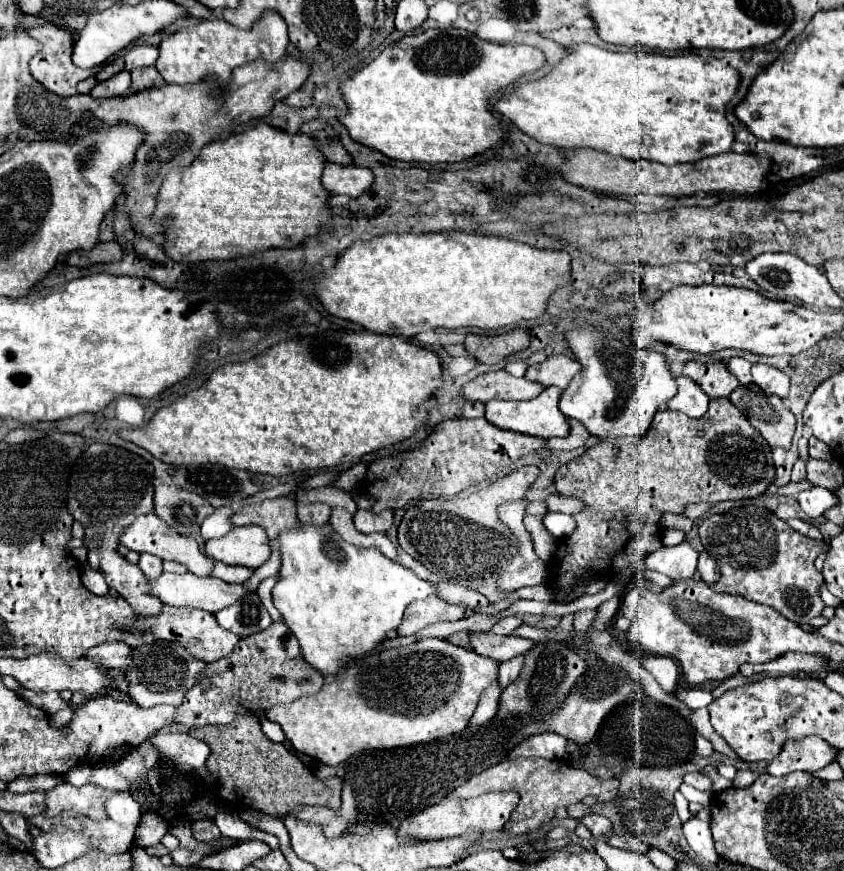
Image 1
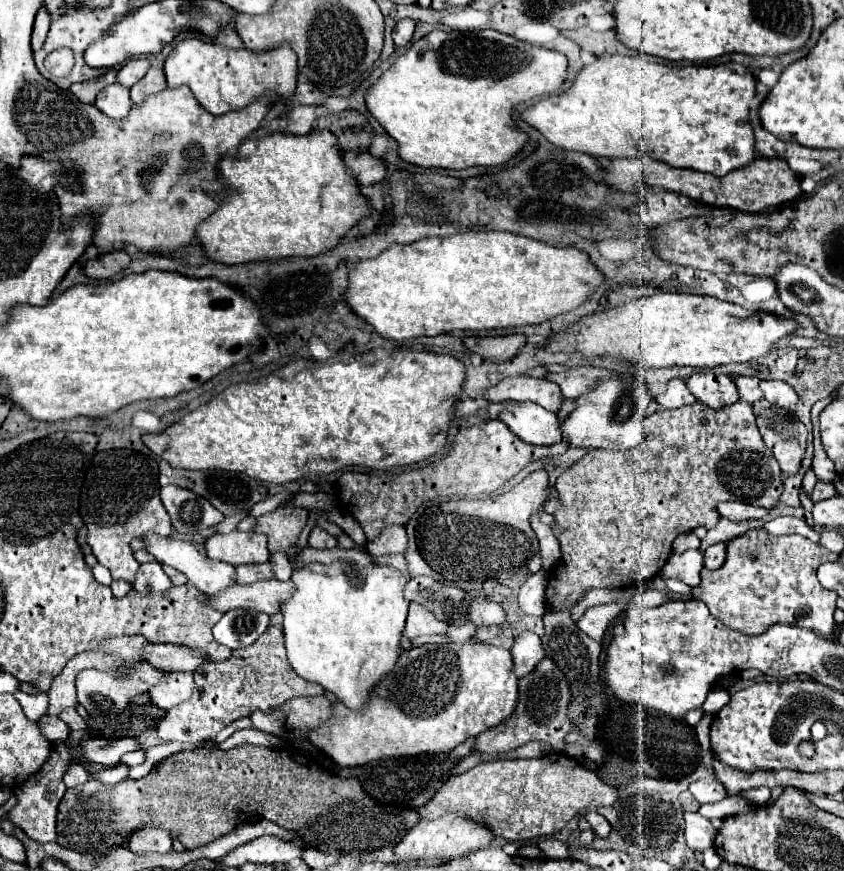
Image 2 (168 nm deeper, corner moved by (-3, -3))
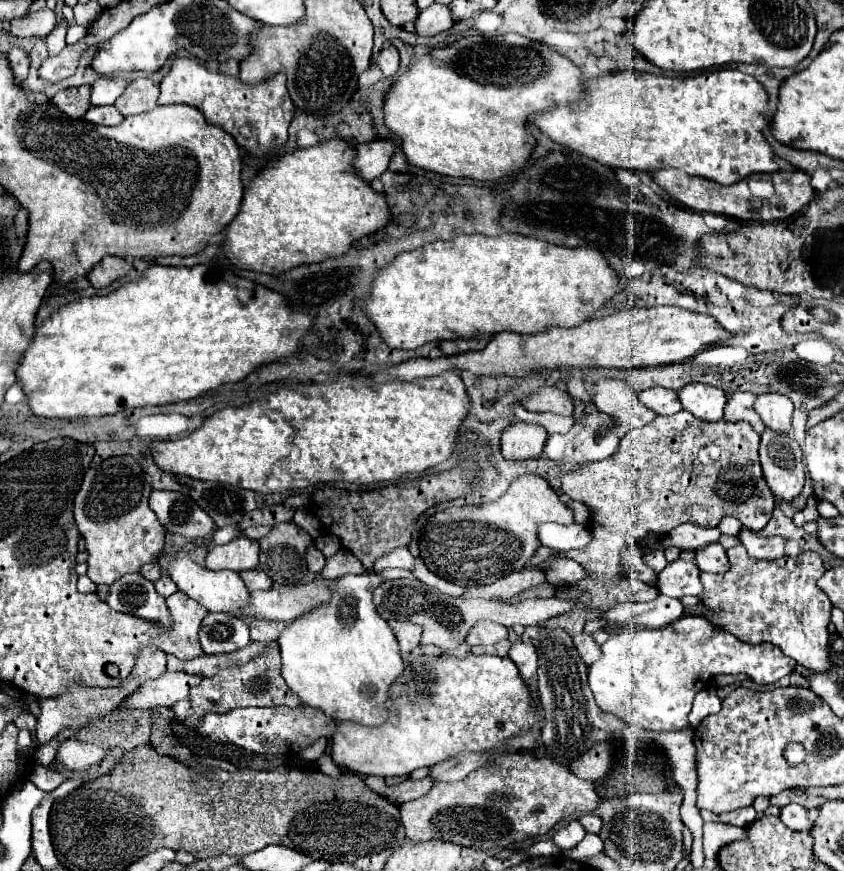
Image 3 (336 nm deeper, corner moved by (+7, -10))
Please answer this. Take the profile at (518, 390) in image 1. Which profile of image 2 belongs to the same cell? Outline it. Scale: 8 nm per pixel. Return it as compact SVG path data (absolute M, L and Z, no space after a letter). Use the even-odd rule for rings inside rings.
M510 376L500 384L488 388L484 396L488 402L530 400L552 412L558 412L562 404L560 390L554 382L544 378L528 378L528 376Z

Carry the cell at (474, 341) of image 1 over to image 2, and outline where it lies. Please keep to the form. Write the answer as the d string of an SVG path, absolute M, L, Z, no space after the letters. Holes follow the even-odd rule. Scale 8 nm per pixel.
M508 334L508 336L496 336L496 338L472 336L472 338L464 338L464 346L470 352L480 354L484 360L502 364L514 358L526 346L526 336L522 334Z

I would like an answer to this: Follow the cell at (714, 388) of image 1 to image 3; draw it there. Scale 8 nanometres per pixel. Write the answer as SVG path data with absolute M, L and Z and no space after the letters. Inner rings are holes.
M686 385L678 391L682 407L692 413L696 419L716 423L722 421L724 405L726 405L726 393L718 387L710 385Z

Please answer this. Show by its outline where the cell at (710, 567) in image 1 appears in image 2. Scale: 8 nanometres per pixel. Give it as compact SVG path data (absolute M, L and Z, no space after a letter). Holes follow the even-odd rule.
M724 542L714 544L714 546L706 548L706 552L704 552L704 566L708 570L716 570L722 566L724 558L726 558L726 544Z

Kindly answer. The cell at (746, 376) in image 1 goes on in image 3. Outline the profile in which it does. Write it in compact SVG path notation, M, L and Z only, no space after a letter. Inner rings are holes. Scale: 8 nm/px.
M752 393L730 395L726 409L724 409L724 419L726 421L746 421L750 425L756 425L760 421L760 417L754 411L754 401L756 401L756 395L752 395Z

